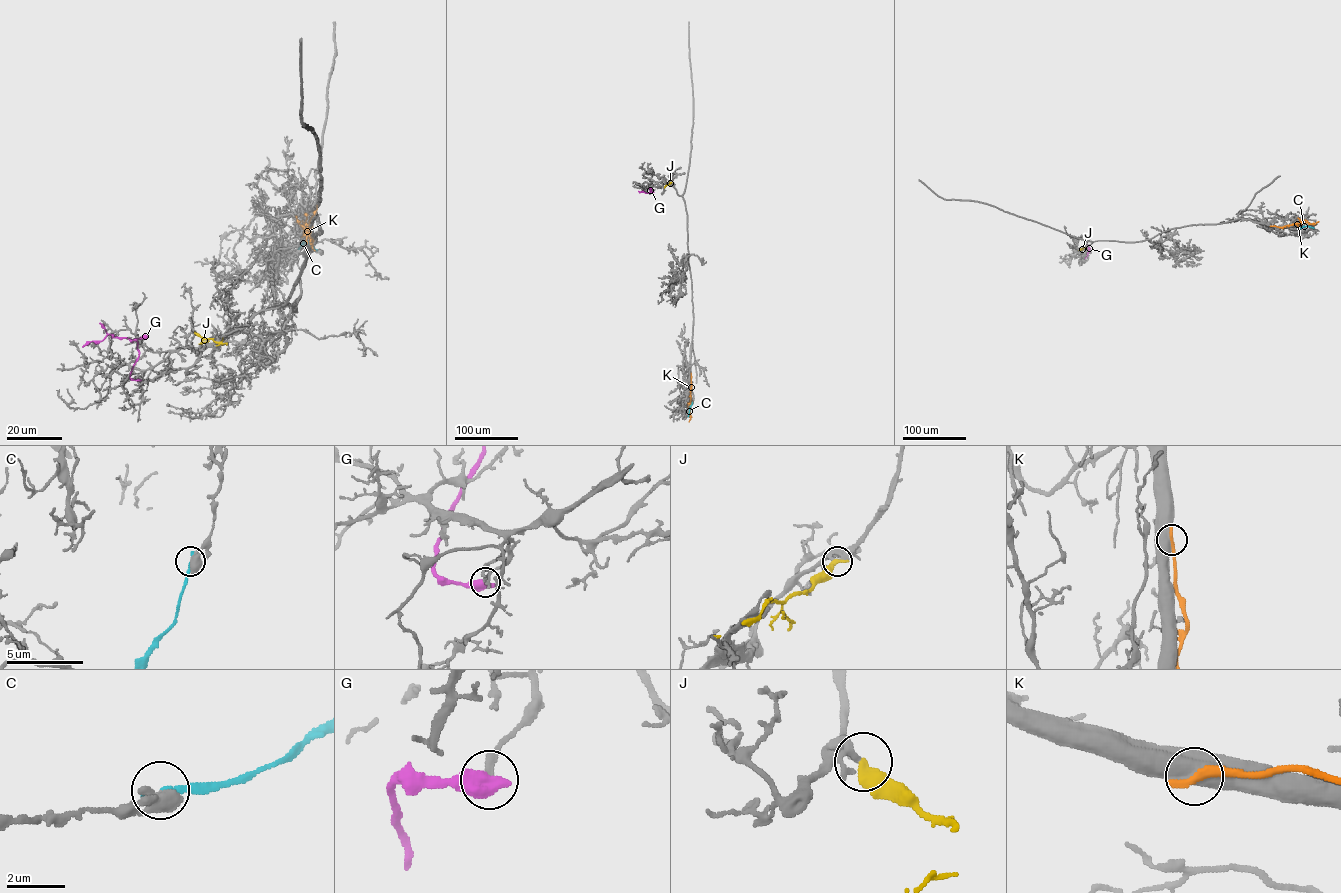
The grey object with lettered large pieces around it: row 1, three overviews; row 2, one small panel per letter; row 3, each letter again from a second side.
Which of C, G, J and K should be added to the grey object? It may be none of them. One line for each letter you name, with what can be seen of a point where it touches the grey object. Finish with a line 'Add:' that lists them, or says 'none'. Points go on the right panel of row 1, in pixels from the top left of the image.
Add: none

